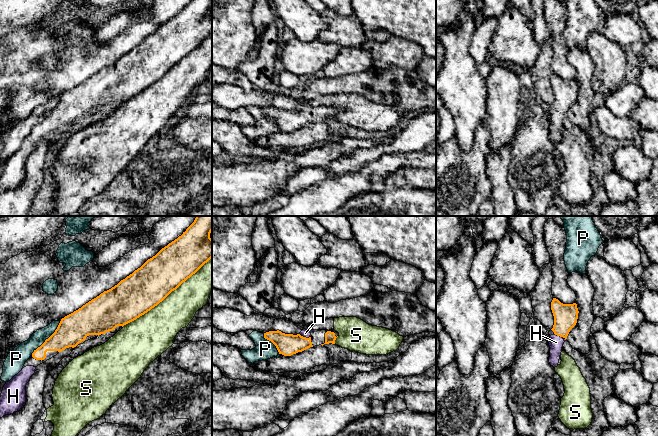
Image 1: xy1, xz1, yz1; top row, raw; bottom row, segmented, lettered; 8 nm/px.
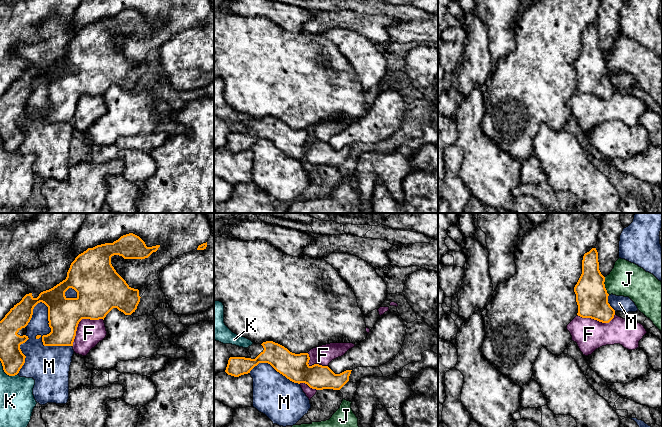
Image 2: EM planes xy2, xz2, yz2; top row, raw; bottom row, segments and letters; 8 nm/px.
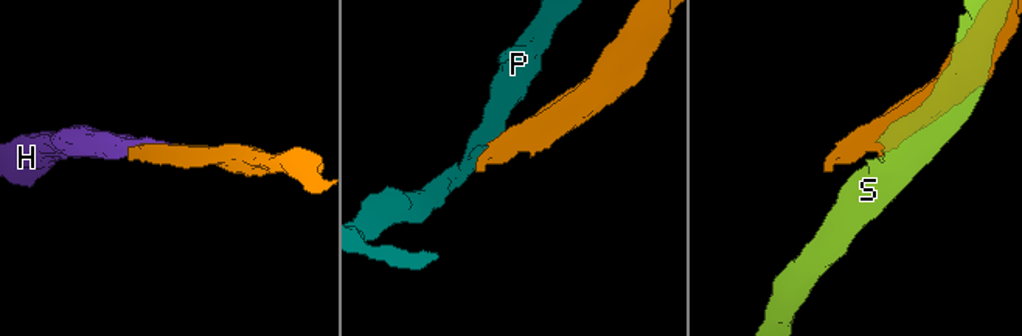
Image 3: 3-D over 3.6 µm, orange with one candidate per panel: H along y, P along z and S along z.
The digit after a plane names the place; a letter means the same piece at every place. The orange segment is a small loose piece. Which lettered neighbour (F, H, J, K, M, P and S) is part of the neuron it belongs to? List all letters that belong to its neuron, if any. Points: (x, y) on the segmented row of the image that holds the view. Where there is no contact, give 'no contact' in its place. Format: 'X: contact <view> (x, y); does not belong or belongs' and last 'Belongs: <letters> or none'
F: contact xy2 (79, 321); does not belong
H: contact xz1 (304, 337); belongs
J: contact yz2 (604, 286); does not belong
K: contact xy2 (5, 372); does not belong
M: contact xy2 (44, 335); does not belong
P: contact xy1 (48, 338); does not belong
S: contact xy1 (166, 296); does not belong
Belongs: H

